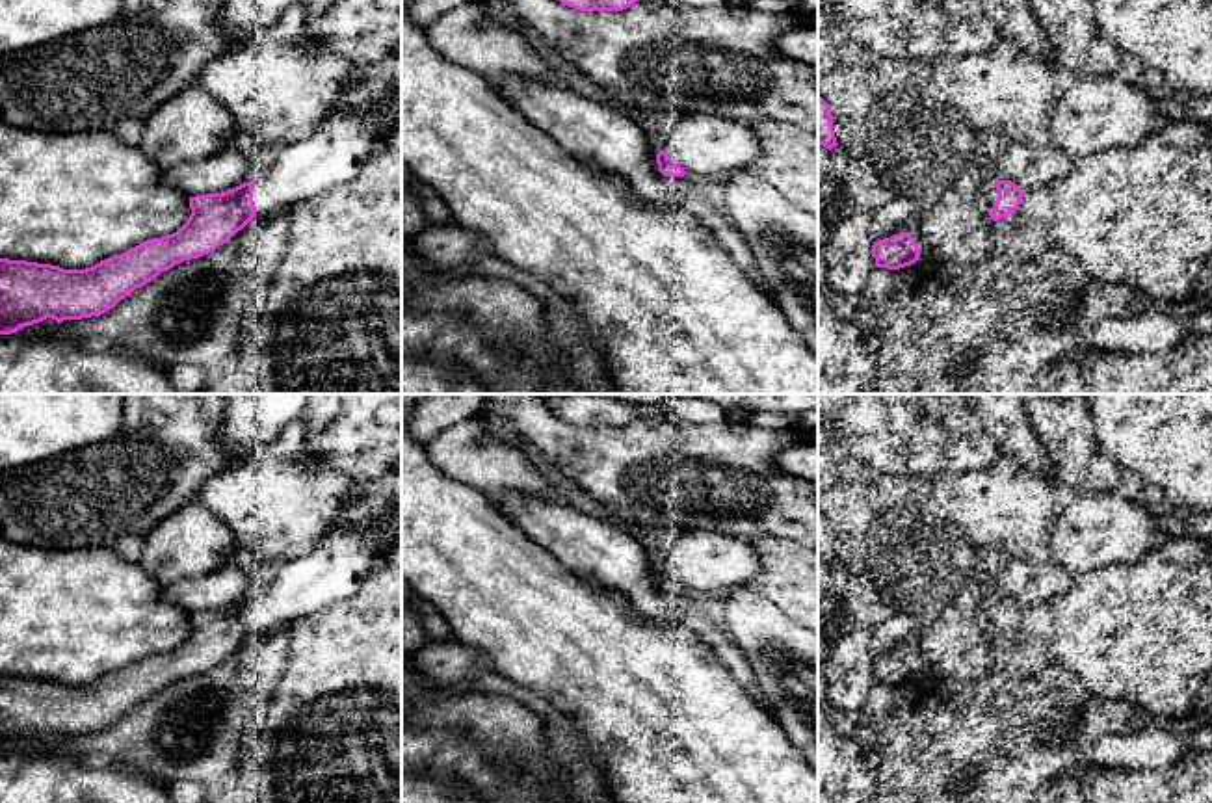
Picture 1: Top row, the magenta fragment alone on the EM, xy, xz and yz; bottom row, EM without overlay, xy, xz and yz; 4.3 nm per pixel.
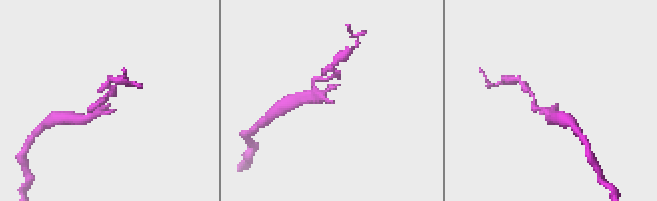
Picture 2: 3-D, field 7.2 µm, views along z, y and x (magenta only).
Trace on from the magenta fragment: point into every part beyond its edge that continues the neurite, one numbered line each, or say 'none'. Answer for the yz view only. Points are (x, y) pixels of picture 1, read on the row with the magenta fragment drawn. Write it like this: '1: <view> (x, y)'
1: yz (988, 196)

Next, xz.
1: xz (705, 145)

